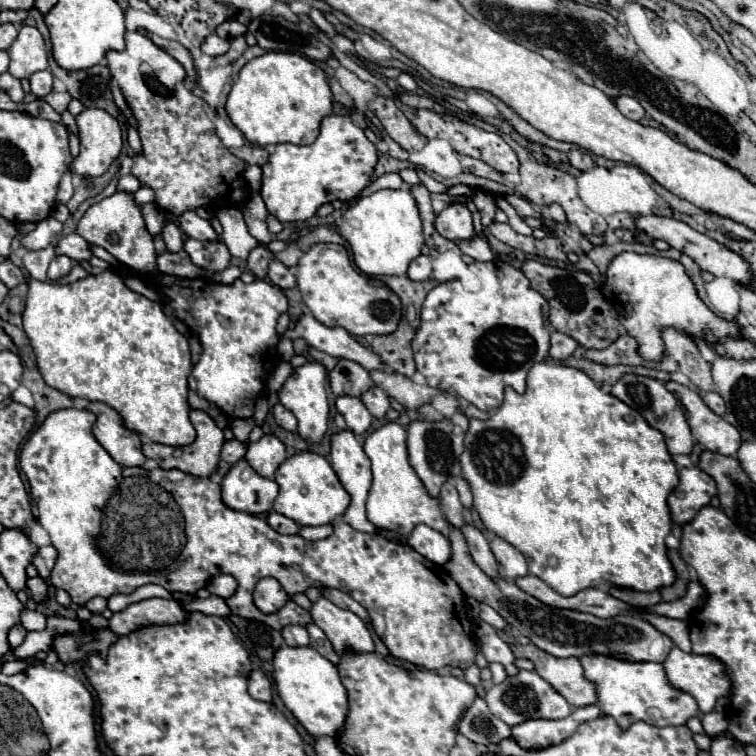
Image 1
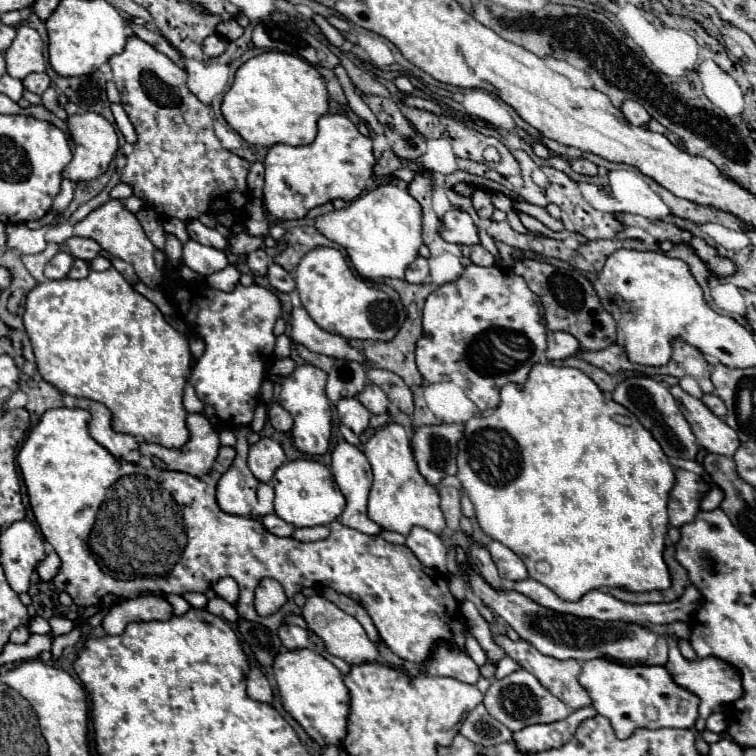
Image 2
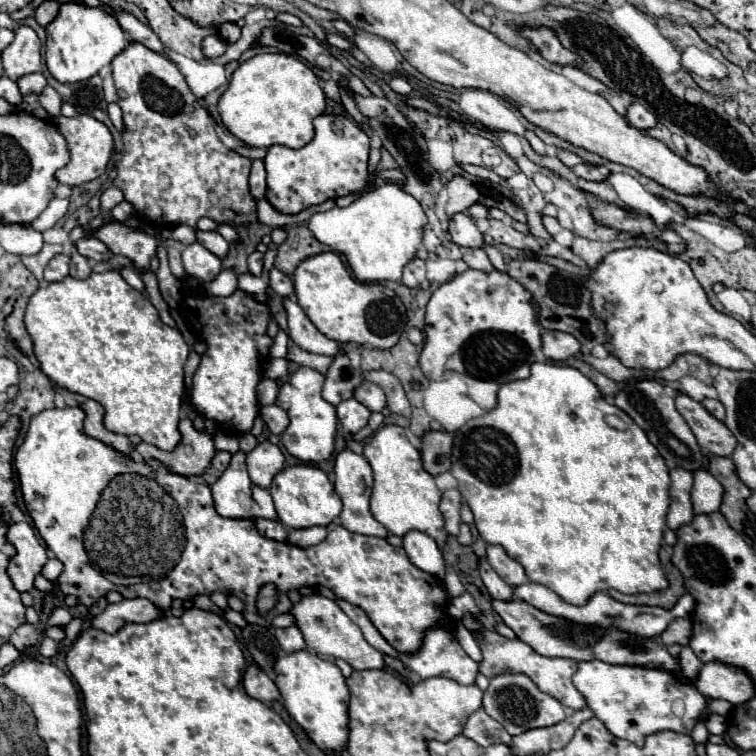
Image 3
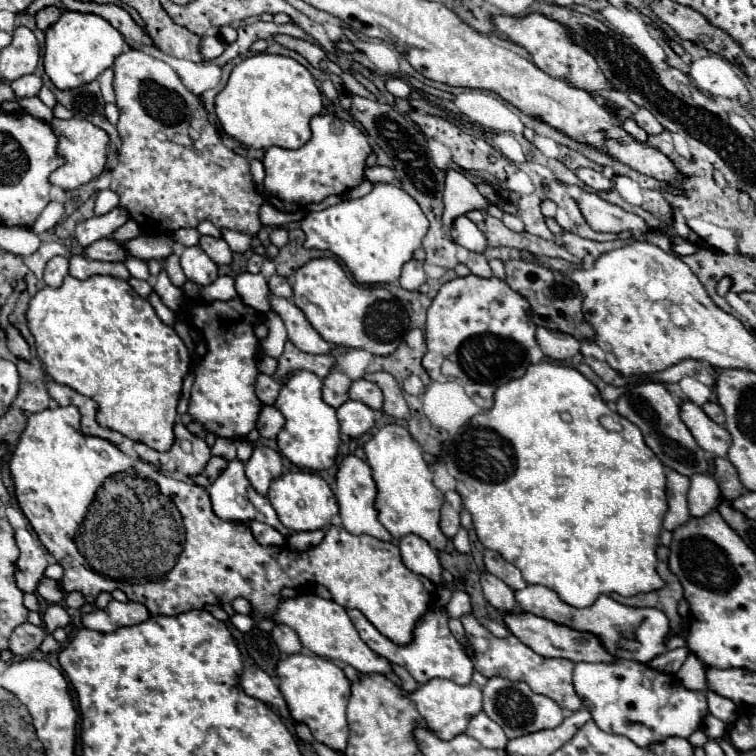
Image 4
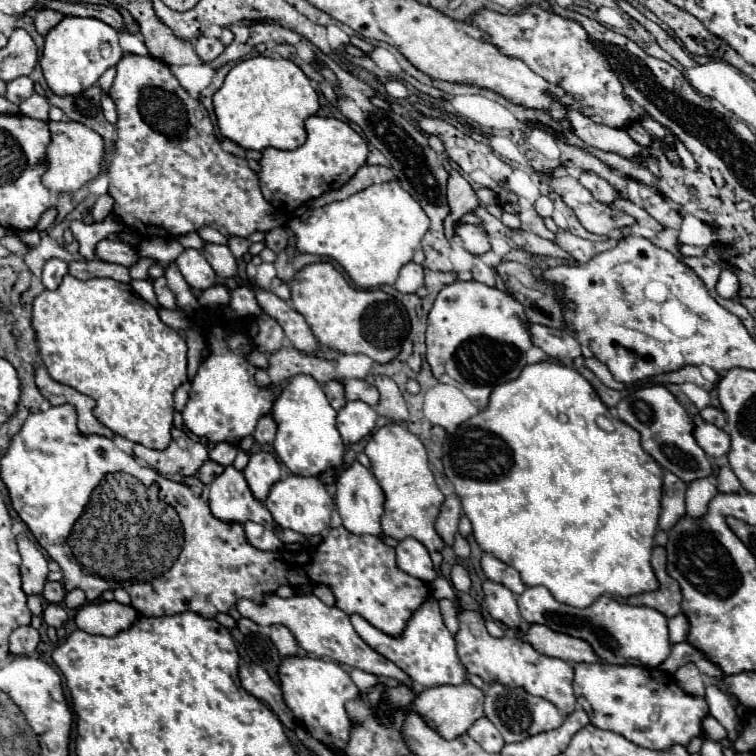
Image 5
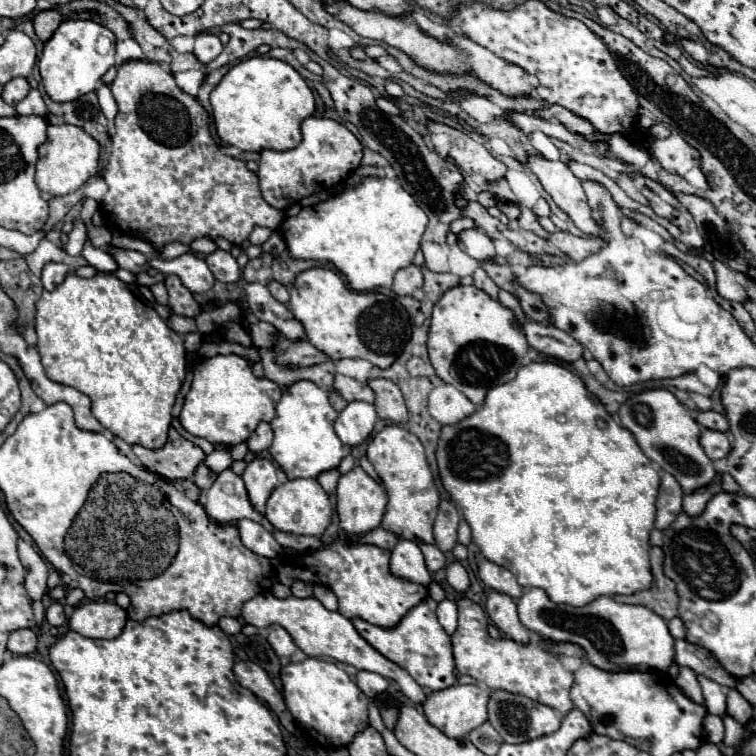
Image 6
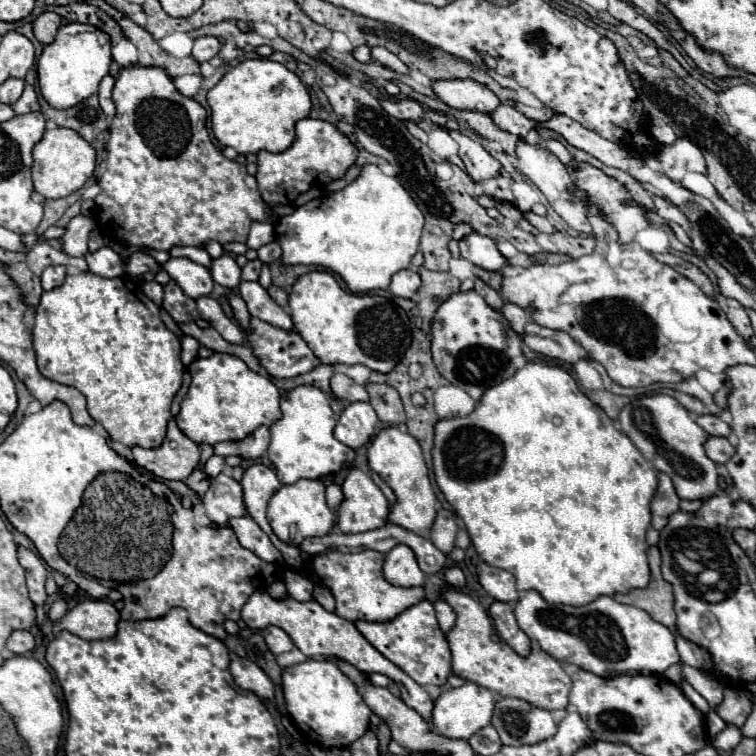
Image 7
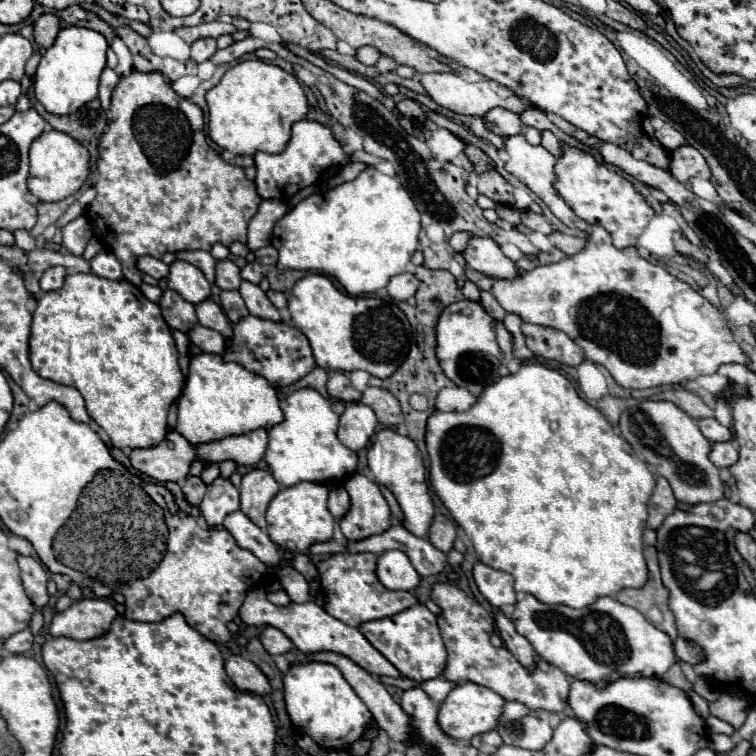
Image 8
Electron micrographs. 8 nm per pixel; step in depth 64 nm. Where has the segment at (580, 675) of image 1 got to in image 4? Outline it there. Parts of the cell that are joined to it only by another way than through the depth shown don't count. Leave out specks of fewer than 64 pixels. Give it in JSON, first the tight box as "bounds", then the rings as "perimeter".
{"bounds":[462,614,582,710],"perimeter":[[[472,614],[462,616],[462,624],[464,624],[466,636],[470,640],[470,646],[474,648],[474,656],[472,656],[474,670],[478,670],[486,678],[502,676],[502,678],[508,678],[508,680],[524,680],[524,682],[528,682],[528,686],[534,692],[552,698],[560,708],[568,708],[568,710],[582,708],[582,700],[574,692],[574,686],[572,686],[574,662],[564,660],[564,658],[544,658],[544,656],[538,656],[532,648],[522,644],[516,636],[496,638]]]}

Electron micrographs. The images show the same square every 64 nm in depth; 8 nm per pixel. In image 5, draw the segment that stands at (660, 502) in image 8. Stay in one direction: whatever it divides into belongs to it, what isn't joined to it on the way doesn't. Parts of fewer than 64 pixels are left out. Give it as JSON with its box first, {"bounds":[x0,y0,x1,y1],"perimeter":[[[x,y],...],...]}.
{"bounds":[660,472,688,530],"perimeter":[[[664,472],[664,496],[662,496],[662,514],[660,514],[660,530],[670,530],[680,518],[686,516],[684,496],[688,484],[682,482],[672,472]]]}

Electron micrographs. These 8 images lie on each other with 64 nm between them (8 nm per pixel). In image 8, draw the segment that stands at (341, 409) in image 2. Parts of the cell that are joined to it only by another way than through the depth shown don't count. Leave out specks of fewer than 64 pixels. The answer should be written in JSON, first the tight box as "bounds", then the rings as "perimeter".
{"bounds":[338,404,376,450],"perimeter":[[[348,404],[344,414],[340,416],[340,428],[338,428],[338,440],[348,446],[350,450],[364,448],[372,434],[376,432],[376,414],[366,404]]]}

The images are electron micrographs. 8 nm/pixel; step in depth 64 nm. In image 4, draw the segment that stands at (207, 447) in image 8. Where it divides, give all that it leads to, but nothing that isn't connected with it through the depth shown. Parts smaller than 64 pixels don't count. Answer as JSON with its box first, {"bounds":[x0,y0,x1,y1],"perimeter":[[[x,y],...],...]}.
{"bounds":[258,406,286,438],"perimeter":[[[264,406],[264,408],[262,408],[260,418],[258,418],[258,430],[260,430],[262,436],[266,436],[266,438],[276,438],[284,424],[286,424],[286,418],[284,418],[282,412],[278,412],[274,406]]]}

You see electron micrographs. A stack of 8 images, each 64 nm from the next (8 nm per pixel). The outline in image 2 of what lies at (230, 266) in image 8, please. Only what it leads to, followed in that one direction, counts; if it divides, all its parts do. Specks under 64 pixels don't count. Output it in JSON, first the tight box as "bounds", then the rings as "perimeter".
{"bounds":[186,218,226,248],"perimeter":[[[198,218],[188,220],[188,222],[186,222],[186,230],[188,230],[190,238],[192,238],[192,240],[198,240],[200,244],[214,246],[214,248],[226,248],[226,238],[224,238],[218,230],[204,226]]]}

